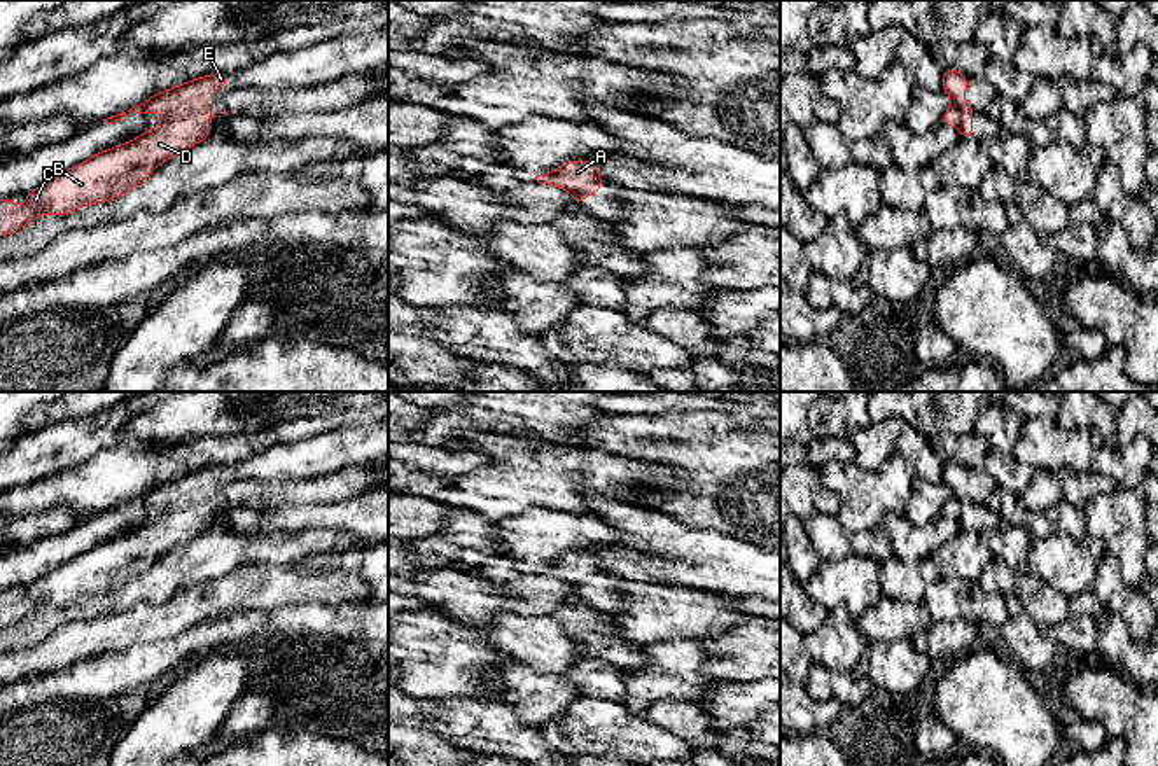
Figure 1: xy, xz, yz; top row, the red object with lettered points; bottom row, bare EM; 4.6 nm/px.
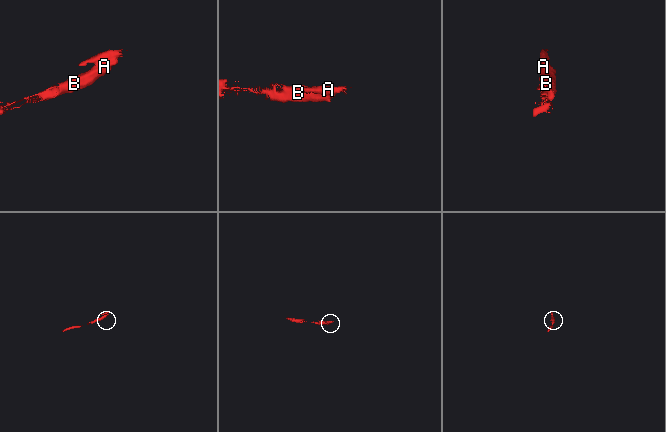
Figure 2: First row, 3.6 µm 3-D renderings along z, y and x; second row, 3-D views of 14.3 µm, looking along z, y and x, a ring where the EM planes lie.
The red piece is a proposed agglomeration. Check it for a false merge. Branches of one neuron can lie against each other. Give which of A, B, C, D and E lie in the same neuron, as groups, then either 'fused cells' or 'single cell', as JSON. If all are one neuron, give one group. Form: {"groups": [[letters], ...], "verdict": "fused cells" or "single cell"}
{"groups": [["A", "B", "C", "D"], ["E"]], "verdict": "fused cells"}

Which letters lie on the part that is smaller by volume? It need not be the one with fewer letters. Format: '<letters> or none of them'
E

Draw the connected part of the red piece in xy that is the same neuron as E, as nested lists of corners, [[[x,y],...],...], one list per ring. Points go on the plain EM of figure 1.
[[[210,465],[187,472],[177,479],[164,481],[147,490],[143,495],[131,498],[131,505],[161,504],[164,511],[171,509],[198,509],[205,516],[205,526],[210,528],[210,511],[213,509],[212,497],[219,491],[215,488],[203,488],[203,483],[227,479],[227,465]]]

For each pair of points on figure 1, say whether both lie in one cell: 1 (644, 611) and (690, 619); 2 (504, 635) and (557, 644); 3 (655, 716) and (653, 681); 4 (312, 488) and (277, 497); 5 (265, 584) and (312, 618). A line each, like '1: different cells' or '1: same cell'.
1: same cell
2: same cell
3: different cells
4: same cell
5: different cells

